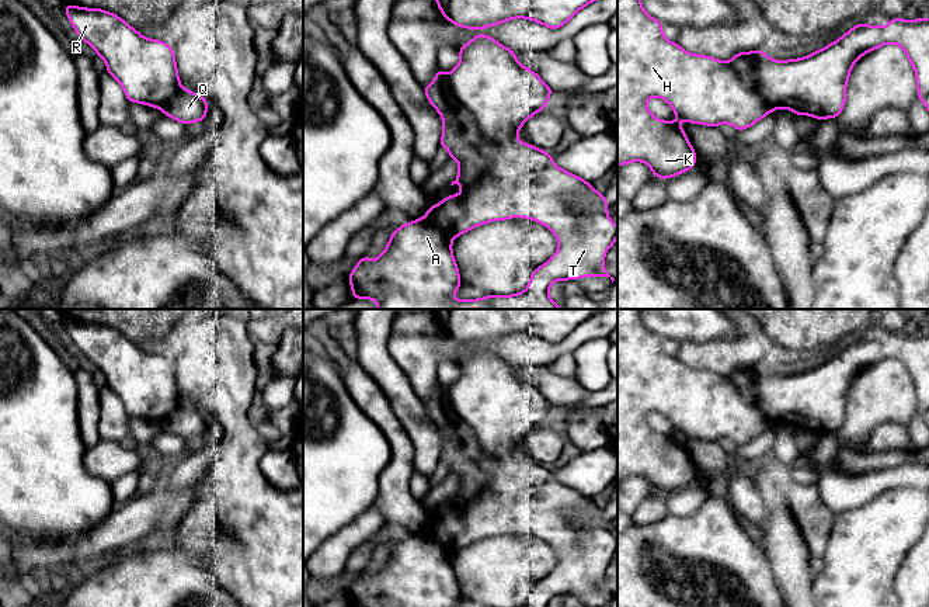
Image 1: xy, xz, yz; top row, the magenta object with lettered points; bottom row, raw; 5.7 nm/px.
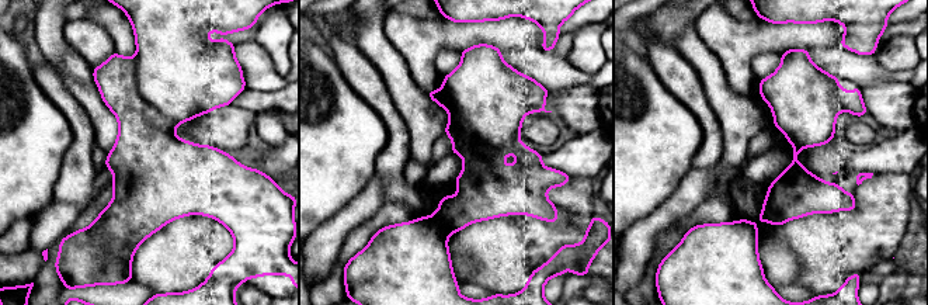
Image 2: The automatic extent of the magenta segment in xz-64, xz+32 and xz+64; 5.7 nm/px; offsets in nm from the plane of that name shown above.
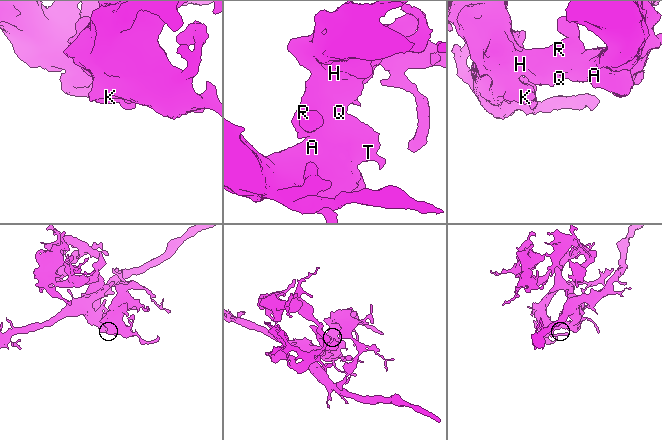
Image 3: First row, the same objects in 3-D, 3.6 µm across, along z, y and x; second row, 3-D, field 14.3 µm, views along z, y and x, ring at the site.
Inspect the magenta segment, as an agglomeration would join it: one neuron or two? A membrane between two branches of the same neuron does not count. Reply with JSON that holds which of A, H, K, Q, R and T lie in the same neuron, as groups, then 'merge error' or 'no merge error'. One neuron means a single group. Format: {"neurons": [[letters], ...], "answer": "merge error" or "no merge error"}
{"neurons": [["A", "H", "K", "Q", "R", "T"]], "answer": "no merge error"}

